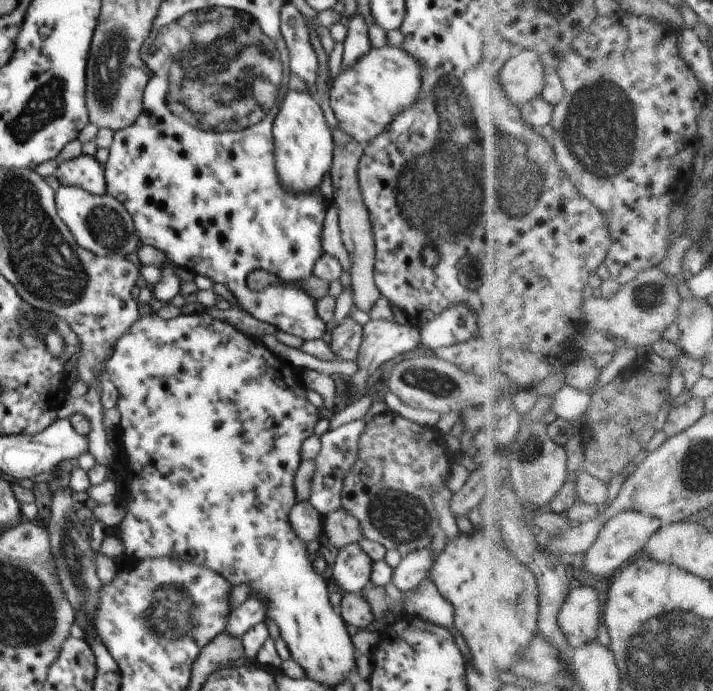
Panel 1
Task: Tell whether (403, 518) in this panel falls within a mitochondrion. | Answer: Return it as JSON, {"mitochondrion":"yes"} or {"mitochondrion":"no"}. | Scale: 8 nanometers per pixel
{"mitochondrion":"yes"}

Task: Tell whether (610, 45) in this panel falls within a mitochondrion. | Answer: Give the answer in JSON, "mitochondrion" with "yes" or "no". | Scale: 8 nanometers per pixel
{"mitochondrion":"no"}

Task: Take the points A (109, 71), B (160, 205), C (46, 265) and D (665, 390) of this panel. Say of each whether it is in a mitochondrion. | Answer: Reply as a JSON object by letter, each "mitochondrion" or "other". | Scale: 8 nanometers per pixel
{"A":"mitochondrion","B":"other","C":"mitochondrion","D":"other"}

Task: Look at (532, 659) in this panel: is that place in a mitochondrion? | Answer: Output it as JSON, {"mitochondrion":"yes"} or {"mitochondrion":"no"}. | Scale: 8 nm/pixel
{"mitochondrion":"yes"}

